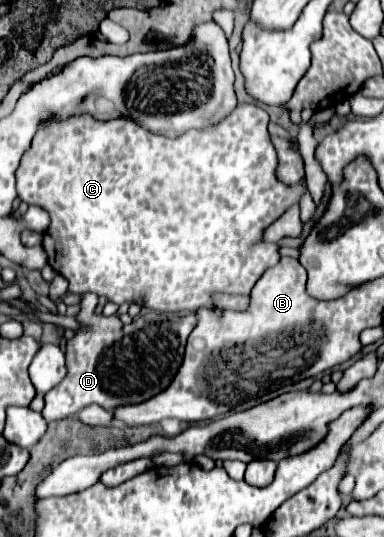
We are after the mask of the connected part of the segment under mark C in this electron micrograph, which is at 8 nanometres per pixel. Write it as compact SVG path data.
M237 105L236 109L224 117L224 121L210 125L208 129L192 129L180 137L164 137L154 135L142 129L132 119L112 119L108 123L94 121L90 115L72 117L62 123L44 125L38 129L32 149L24 155L20 169L16 171L18 177L18 195L28 205L38 205L50 213L50 227L44 235L44 249L48 253L48 263L68 279L68 289L72 293L86 293L92 291L96 295L106 297L108 301L122 305L122 303L138 303L140 307L148 307L152 311L170 311L170 313L198 313L200 309L216 309L212 295L214 293L228 293L228 295L250 295L254 283L260 275L280 261L280 247L274 243L264 241L264 229L272 225L282 213L286 213L292 205L298 205L306 185L284 185L278 181L278 157L272 147L268 124L270 118L266 111L257 105Z

